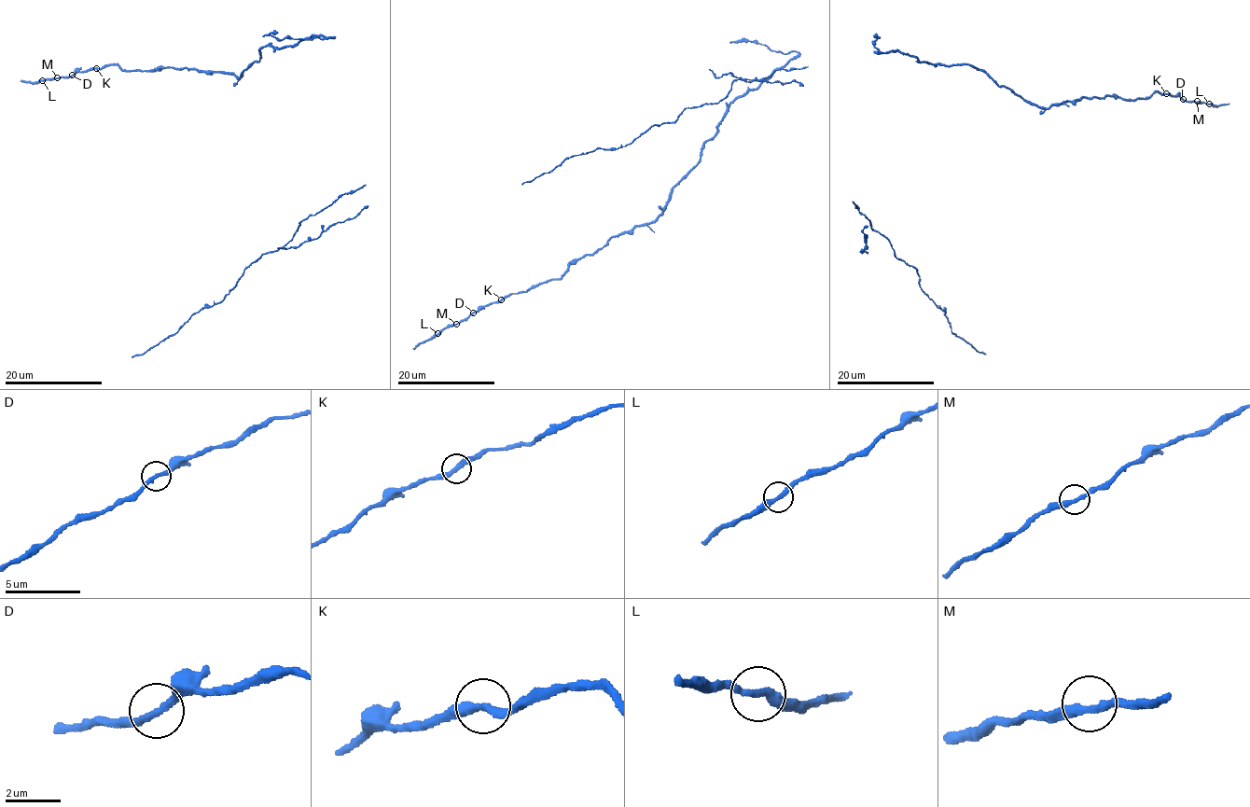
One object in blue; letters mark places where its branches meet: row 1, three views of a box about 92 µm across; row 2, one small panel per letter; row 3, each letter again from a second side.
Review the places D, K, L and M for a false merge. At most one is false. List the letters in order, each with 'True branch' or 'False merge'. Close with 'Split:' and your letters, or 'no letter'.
D: True branch
K: False merge
L: True branch
M: True branch
Split: K

